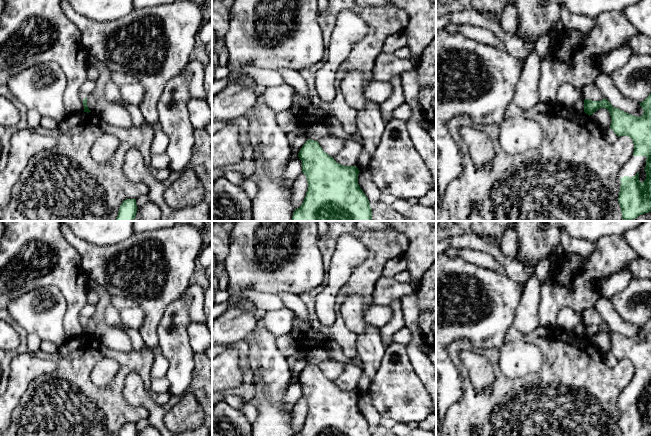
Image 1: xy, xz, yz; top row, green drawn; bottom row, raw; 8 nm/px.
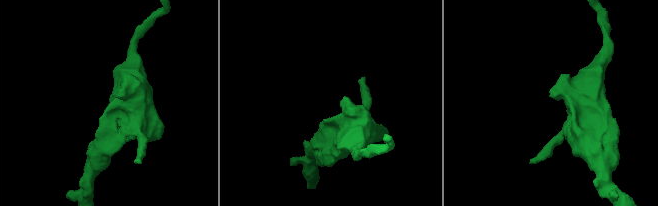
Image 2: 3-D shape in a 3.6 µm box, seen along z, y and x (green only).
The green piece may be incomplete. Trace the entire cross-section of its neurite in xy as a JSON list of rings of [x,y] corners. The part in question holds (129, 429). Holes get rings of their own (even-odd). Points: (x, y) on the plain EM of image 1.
[[[126,423],[122,426],[119,436],[137,436],[136,423]]]

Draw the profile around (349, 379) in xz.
[[[347,363],[342,373],[333,381],[334,384],[345,390],[356,390],[361,379],[363,371],[357,365]]]

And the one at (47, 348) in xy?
[[[42,340],[41,341],[41,344],[40,344],[40,353],[41,355],[44,355],[44,356],[51,356],[53,354],[55,354],[55,352],[58,350],[58,347],[48,341],[48,340]]]

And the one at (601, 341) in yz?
[[[606,332],[598,333],[590,341],[601,356],[608,353],[611,349],[611,340]]]

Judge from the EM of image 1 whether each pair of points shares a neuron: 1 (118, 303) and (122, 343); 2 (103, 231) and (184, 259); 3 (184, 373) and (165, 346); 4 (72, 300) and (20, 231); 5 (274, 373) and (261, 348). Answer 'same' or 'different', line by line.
1: different
2: different
3: same
4: same
5: same

